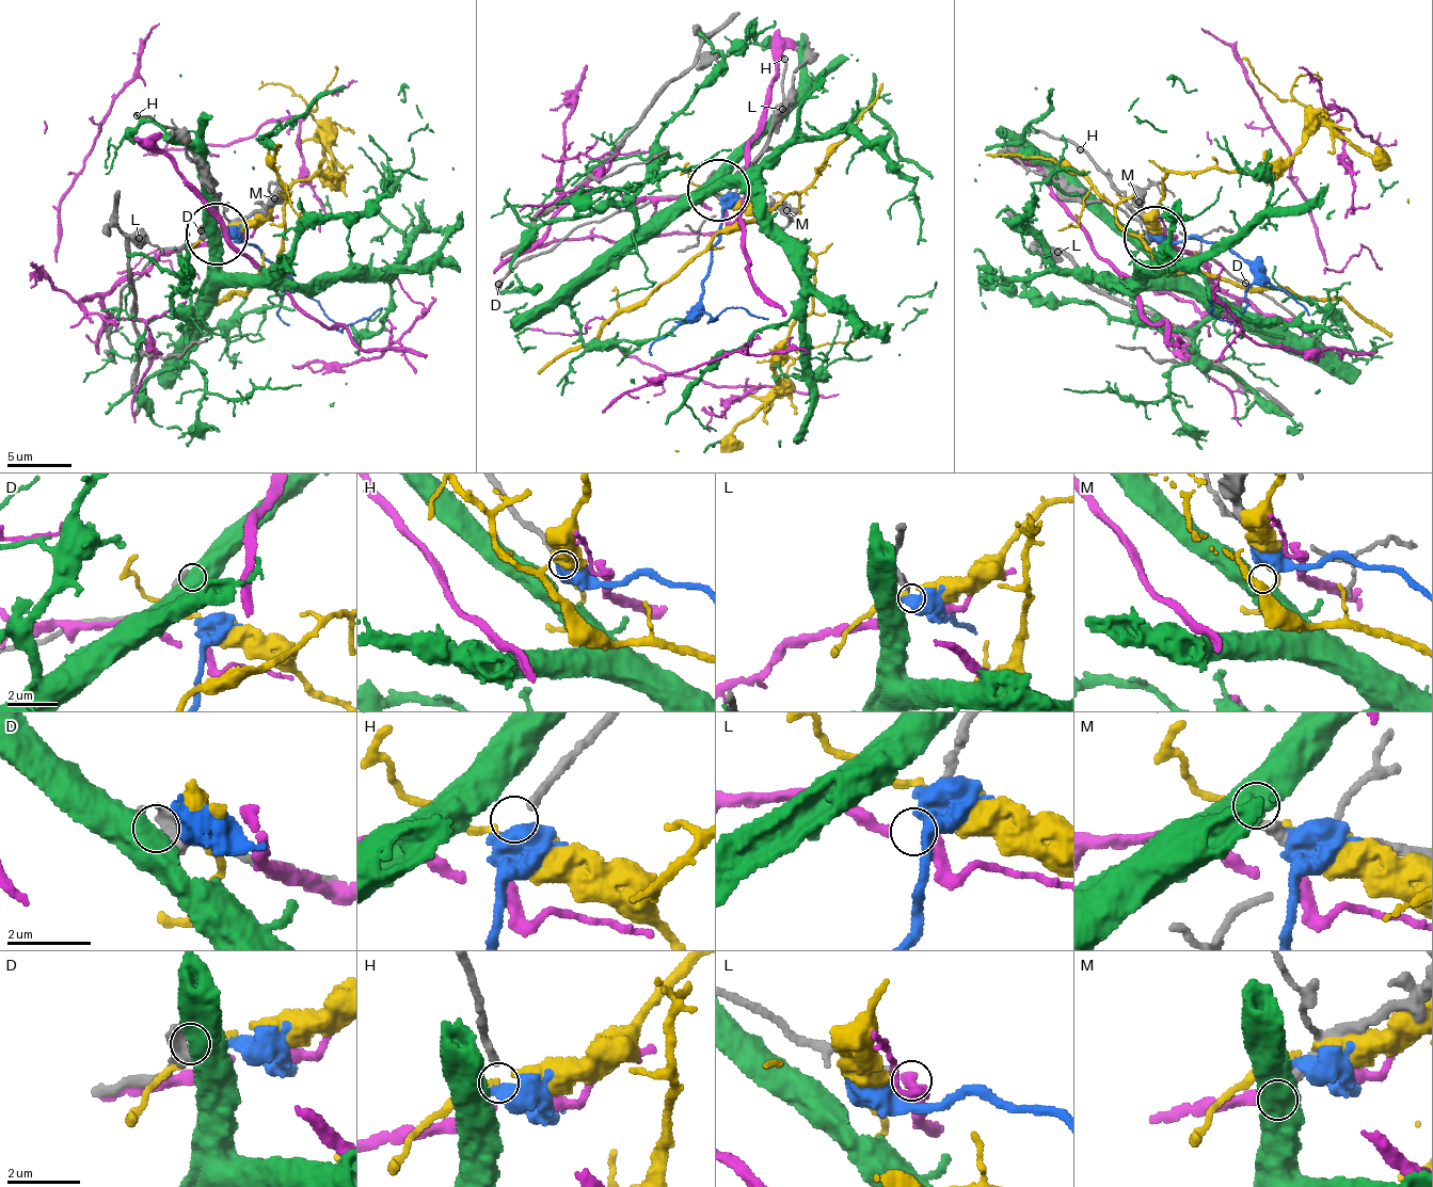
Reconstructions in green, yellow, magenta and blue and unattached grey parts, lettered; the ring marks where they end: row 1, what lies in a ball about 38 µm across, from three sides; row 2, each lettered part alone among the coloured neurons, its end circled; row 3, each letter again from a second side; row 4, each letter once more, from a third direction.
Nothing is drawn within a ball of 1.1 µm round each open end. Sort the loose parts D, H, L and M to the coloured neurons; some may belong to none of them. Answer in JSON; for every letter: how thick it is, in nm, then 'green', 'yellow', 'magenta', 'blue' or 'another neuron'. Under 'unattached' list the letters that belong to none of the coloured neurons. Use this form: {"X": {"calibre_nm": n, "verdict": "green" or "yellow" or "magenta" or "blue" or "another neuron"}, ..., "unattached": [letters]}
{"D": {"calibre_nm": 260, "verdict": "another neuron"}, "H": {"calibre_nm": 200, "verdict": "blue"}, "L": {"calibre_nm": 200, "verdict": "another neuron"}, "M": {"calibre_nm": 320, "verdict": "green"}, "unattached": ["D", "L"]}

